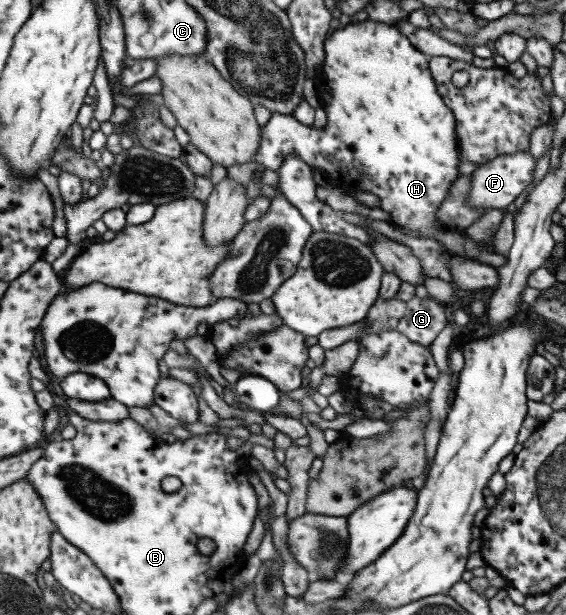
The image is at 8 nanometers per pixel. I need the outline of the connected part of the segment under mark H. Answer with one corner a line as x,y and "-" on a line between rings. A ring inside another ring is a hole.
369,19
358,24
349,23
345,28
334,27
333,33
325,39
324,46
325,60
315,80
319,86
321,106
327,113
327,125
324,128
305,126
291,115
273,113
267,124
262,126
261,143
259,143
259,149
257,149
255,157
253,157
253,162
259,164
260,167
265,166
265,168
269,168
269,170
277,173
283,164
283,160
289,154
298,154
303,158
303,162
309,166
320,168
332,177
341,177
344,182
343,186
347,187
349,191
364,190
378,196
381,201
380,208
390,214
392,224
417,232
423,238
432,238
431,236
437,233
439,228
441,229
441,224
437,222
437,210
439,210
441,202
447,196
448,189
453,181
460,176
459,165
461,163
461,156
459,156
459,138
457,138
457,128
455,128
455,116
453,116
451,108
447,106
446,102
438,94
428,66
429,57
419,52
394,25
373,22

